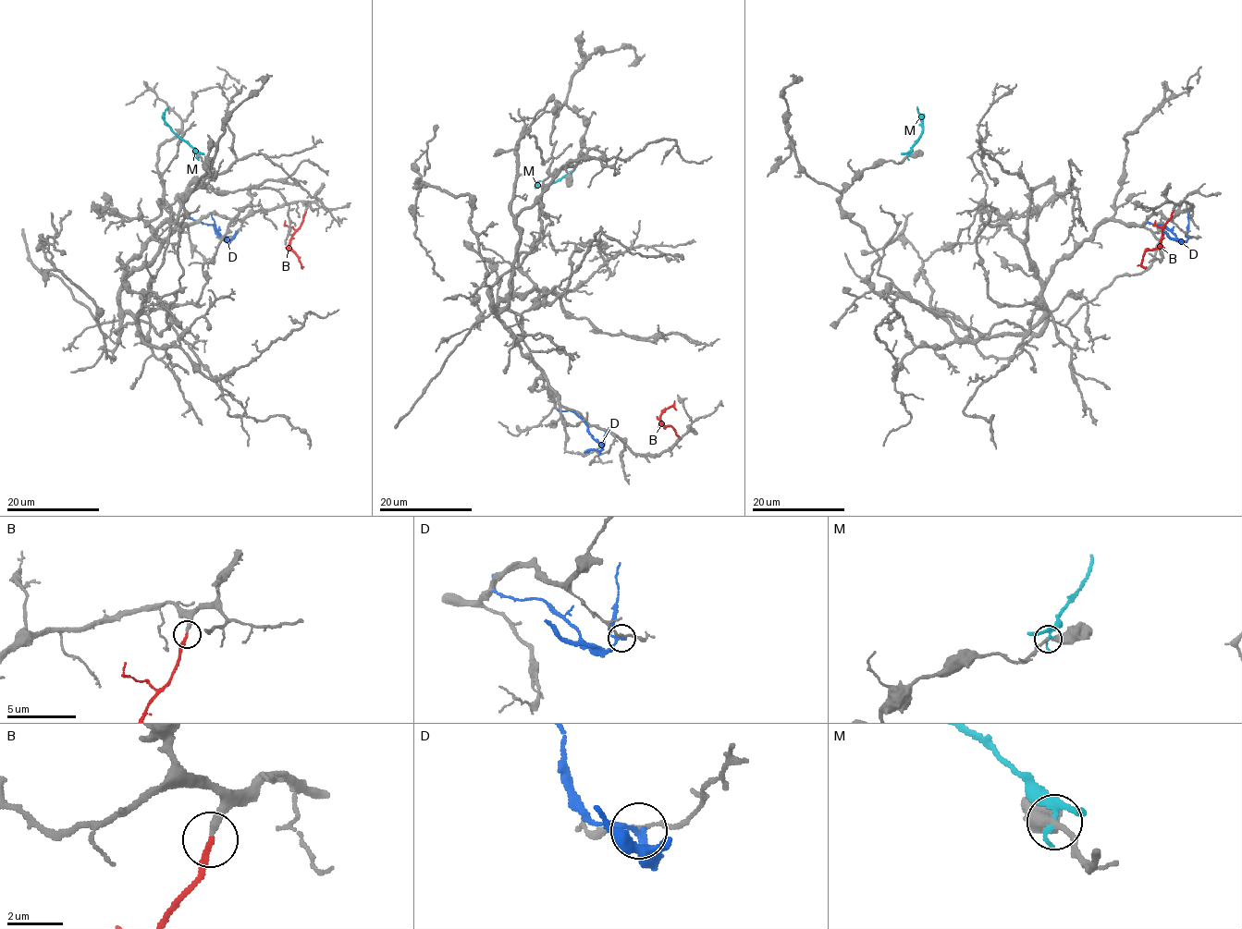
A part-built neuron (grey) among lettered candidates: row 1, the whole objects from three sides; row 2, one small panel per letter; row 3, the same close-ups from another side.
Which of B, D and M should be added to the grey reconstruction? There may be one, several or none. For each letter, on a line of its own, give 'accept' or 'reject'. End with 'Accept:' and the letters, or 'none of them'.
B: accept
D: reject
M: reject
Accept: B

